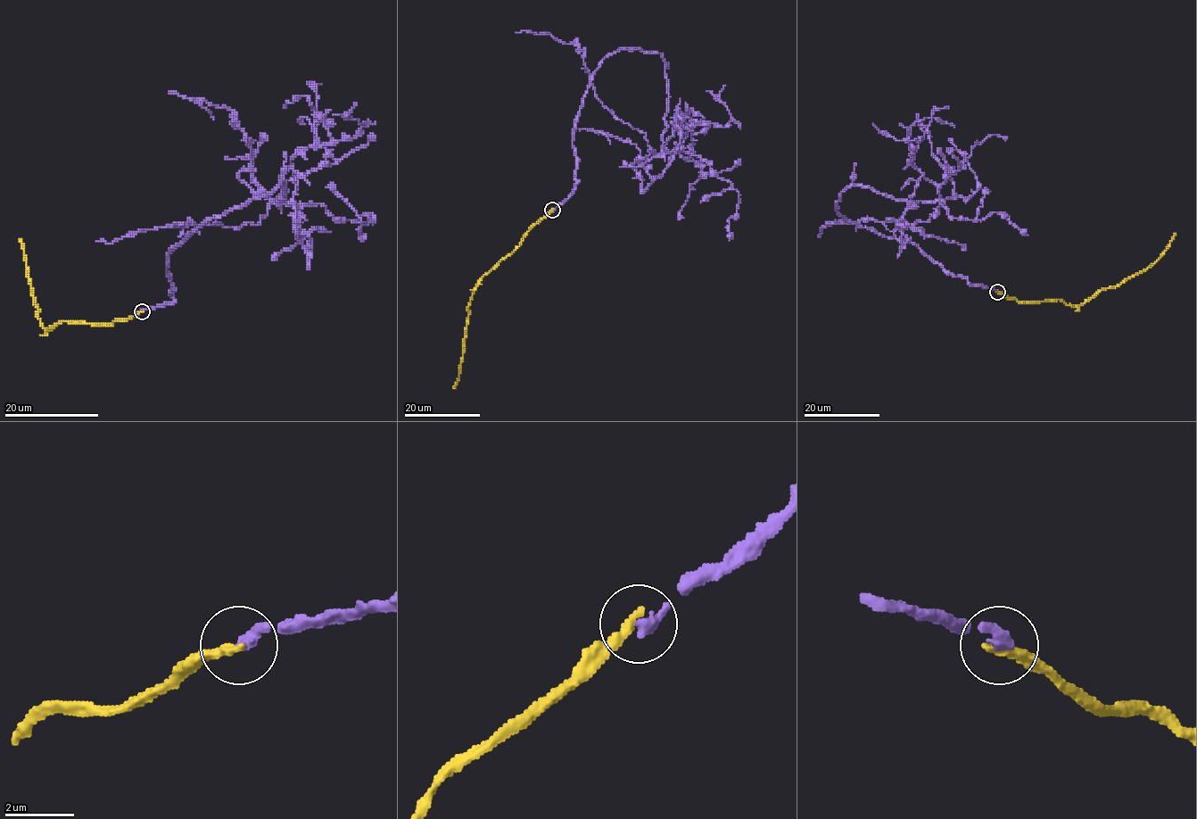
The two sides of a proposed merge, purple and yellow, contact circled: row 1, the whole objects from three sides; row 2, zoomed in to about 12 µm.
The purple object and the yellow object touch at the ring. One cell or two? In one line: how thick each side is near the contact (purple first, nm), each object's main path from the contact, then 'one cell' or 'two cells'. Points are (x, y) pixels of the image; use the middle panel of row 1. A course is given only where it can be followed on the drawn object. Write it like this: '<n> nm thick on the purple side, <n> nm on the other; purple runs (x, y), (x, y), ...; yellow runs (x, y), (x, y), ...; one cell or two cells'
360 nm thick on the purple side, 320 nm on the other; purple runs (552, 210), (577, 181), (573, 130), (601, 62), (665, 63), (656, 156), (576, 45), (515, 33); yellow runs (552, 210), (532, 226), (521, 243), (478, 281), (468, 305), (460, 372), (453, 387); two cells

